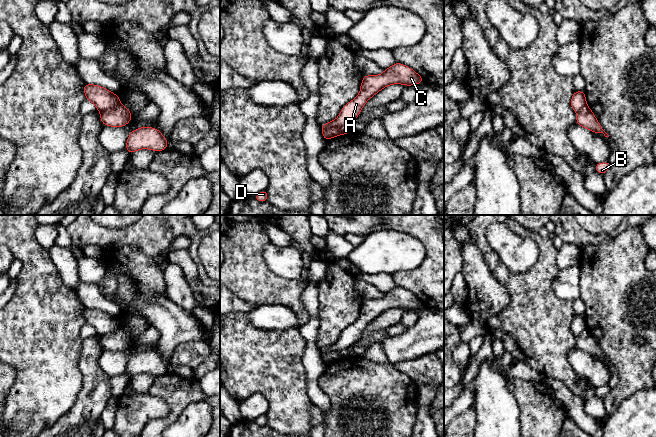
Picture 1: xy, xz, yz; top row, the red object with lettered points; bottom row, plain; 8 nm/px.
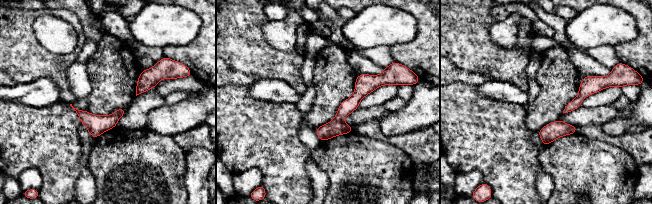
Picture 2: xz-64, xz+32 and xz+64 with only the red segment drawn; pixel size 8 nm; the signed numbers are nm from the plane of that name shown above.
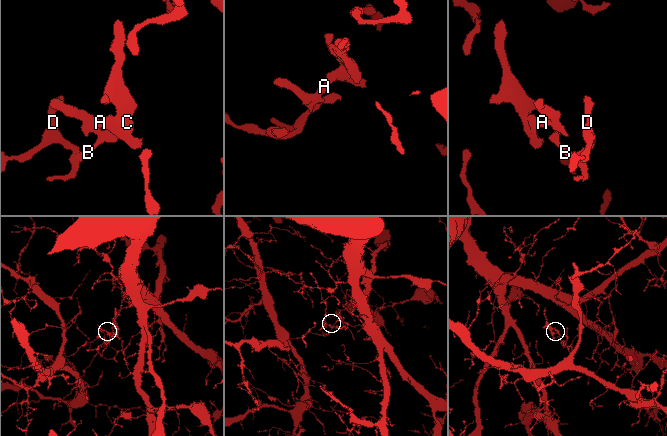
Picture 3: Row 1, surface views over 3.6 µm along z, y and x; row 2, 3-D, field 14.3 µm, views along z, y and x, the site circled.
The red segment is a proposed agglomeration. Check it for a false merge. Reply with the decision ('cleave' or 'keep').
cleave

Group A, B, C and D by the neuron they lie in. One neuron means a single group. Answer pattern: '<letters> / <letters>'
A C / B D

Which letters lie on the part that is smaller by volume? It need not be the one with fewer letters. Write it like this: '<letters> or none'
A, C

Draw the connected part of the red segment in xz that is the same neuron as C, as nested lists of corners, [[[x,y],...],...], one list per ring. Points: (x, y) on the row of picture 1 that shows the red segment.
[[[398,62],[384,69],[384,72],[380,75],[364,75],[358,96],[341,109],[335,120],[321,125],[320,128],[322,131],[326,131],[342,125],[349,125],[360,115],[367,101],[389,85],[412,86],[421,84],[423,81],[423,77],[417,74],[416,71]]]

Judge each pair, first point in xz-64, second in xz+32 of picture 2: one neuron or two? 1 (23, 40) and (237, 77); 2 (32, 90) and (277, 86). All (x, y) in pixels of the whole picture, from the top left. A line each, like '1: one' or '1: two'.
1: two
2: one

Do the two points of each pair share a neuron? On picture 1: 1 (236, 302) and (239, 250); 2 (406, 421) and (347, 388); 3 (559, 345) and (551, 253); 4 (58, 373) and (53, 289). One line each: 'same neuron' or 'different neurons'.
1: different neurons
2: same neuron
3: same neuron
4: same neuron

